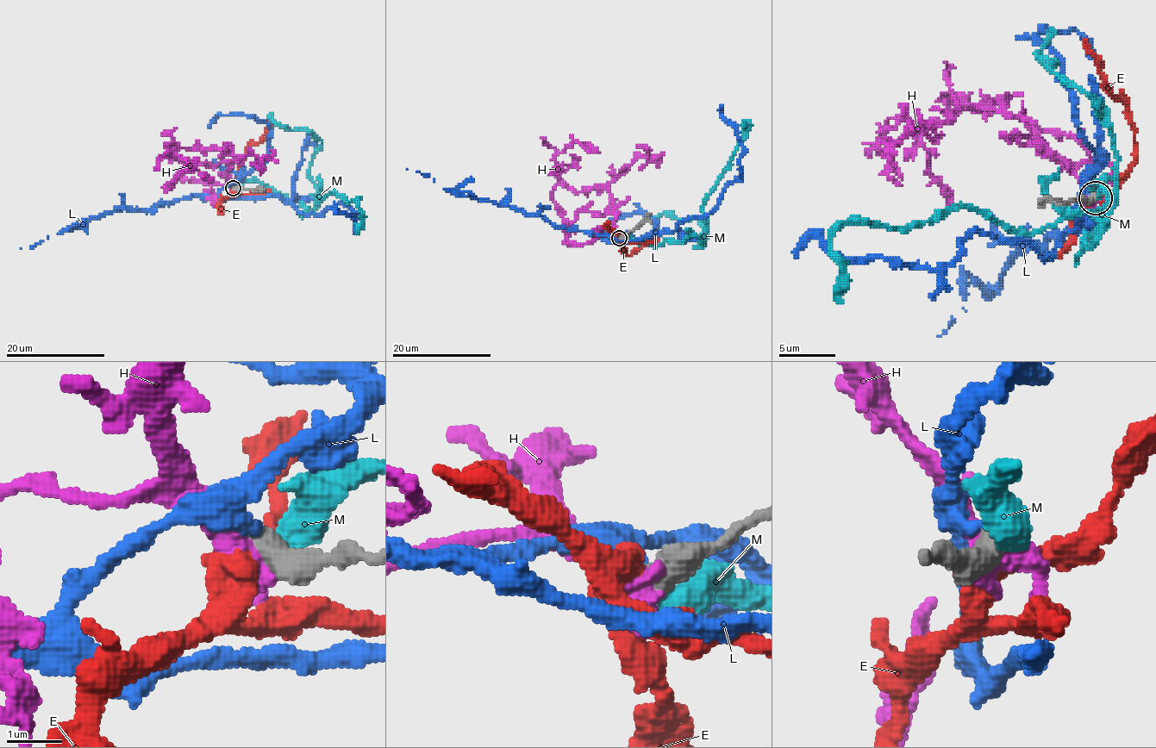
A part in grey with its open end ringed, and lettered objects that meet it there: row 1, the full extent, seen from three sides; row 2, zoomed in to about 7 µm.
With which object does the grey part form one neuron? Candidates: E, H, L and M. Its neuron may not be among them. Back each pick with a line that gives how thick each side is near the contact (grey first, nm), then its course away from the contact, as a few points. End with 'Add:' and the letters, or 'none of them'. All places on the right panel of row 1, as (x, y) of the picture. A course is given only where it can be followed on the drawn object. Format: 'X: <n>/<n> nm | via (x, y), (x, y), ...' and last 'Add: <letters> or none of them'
Add: none of them

